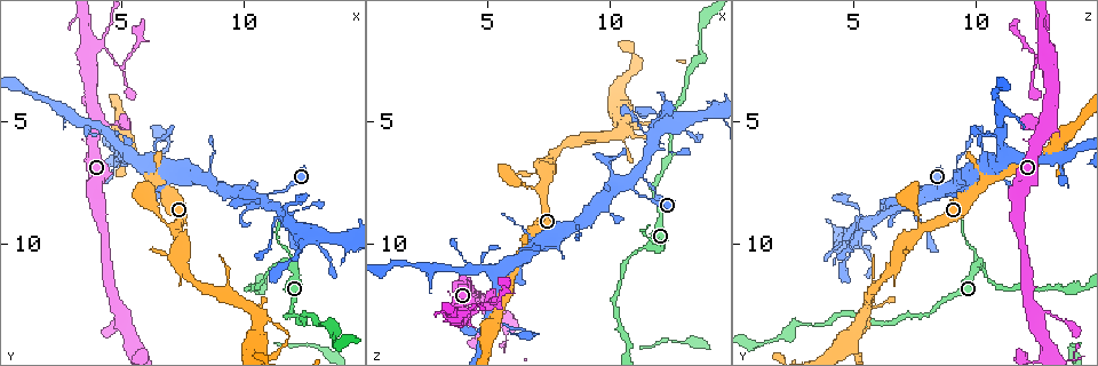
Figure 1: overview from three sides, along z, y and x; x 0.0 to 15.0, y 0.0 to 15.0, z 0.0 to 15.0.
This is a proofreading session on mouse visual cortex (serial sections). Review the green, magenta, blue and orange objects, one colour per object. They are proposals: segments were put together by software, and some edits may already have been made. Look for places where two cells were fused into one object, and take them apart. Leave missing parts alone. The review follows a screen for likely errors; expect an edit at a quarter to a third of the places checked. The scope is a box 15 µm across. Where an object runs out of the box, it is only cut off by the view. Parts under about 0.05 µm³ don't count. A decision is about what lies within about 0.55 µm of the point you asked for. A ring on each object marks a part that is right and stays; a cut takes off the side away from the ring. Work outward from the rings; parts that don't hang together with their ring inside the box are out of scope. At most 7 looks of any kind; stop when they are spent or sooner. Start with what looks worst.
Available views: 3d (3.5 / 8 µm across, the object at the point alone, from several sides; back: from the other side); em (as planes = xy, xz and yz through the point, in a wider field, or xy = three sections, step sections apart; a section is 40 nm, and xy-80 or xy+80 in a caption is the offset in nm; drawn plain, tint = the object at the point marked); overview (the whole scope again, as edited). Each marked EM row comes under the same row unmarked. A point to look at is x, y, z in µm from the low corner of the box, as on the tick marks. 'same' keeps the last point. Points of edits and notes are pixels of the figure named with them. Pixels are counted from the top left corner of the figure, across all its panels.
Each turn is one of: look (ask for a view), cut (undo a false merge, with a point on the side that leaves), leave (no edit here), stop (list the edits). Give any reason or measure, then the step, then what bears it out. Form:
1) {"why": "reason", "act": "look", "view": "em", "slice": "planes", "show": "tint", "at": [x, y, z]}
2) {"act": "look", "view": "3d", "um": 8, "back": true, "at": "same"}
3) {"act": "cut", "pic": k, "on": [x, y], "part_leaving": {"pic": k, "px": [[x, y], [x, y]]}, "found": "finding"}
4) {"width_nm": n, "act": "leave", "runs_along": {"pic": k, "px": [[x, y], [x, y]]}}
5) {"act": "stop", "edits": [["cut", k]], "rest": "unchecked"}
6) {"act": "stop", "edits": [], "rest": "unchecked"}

{"why": "thick turns thin", "act": "look", "view": "3d", "um": 3.5, "at": [5.1, 2.7, 12.4]}

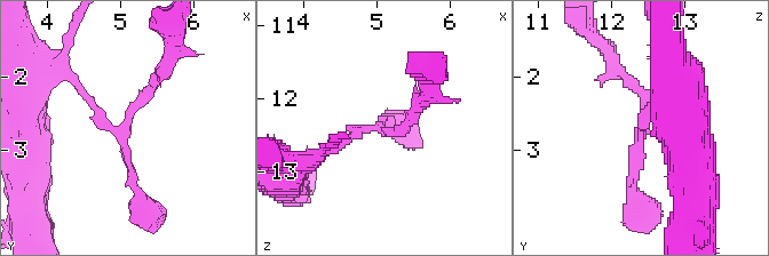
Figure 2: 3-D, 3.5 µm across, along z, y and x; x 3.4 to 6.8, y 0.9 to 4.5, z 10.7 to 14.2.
{"arms": 3, "arm_widths_nm": [150, 150, 150], "act": "look", "view": "em", "slice": "planes", "show": "tint", "at": [5.05, 2.70, 12.40]}

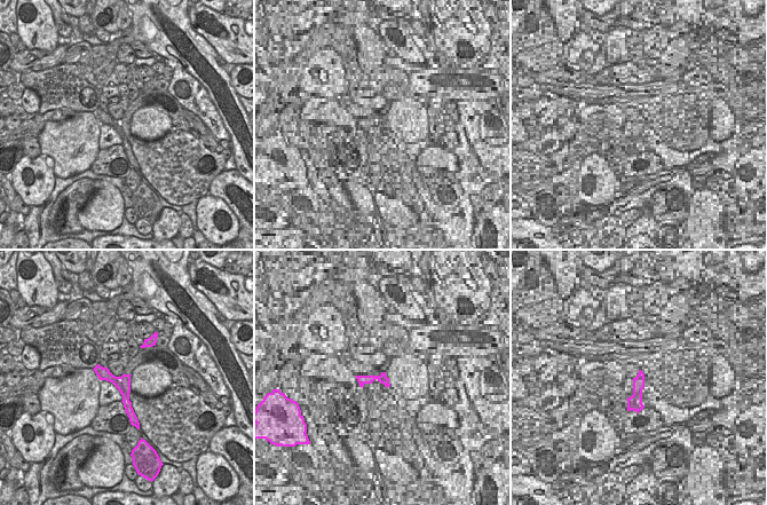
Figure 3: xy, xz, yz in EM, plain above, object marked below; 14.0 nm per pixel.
{"why": "another direction", "act": "look", "view": "em", "slice": "xy", "step": 2, "show": "tint", "at": "same"}

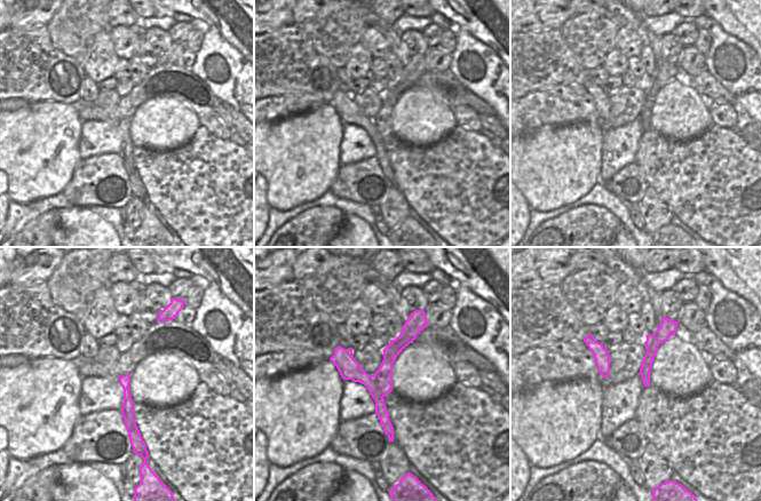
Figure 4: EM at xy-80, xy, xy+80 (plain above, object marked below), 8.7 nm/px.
{"act": "leave", "found": "continuous, no second cell"}

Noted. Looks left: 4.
{"why": "arms part here", "act": "look", "view": "3d", "um": 3.5, "at": [12.0, 10.9, 10.1]}

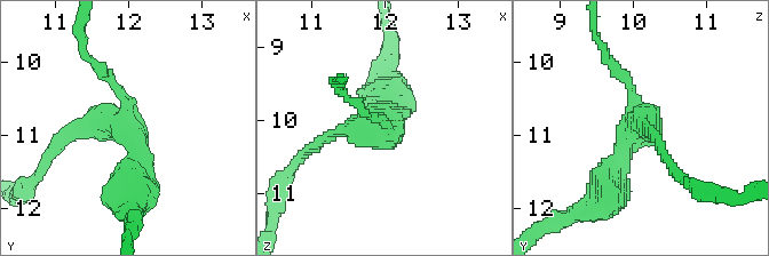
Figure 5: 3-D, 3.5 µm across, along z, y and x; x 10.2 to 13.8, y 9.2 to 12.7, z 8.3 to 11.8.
{"why": "now the EM", "act": "look", "view": "em", "slice": "xy", "step": 3, "show": "tint", "at": [11.90, 10.85, 10.05]}

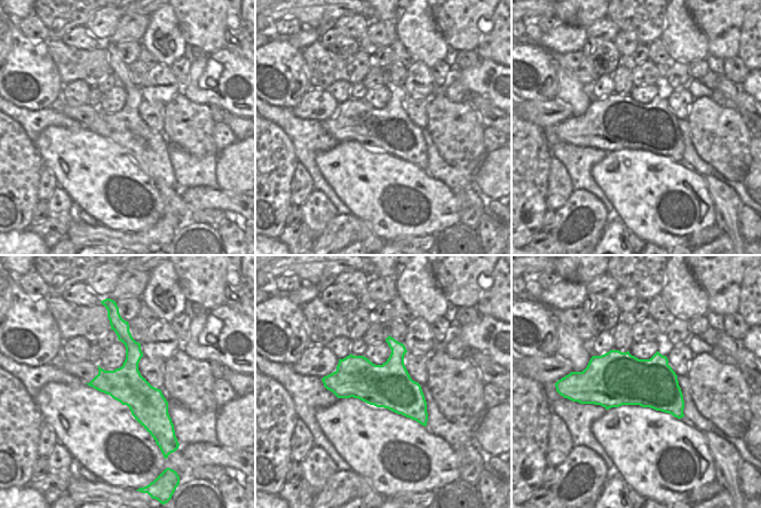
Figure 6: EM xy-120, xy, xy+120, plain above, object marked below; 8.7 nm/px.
{"act": "leave", "runs_along": {"pic": 6, "px": [[120, 325], [132, 388], [156, 434]]}, "found": "one cell here"}

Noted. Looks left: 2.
{"why": "arms part here", "act": "look", "view": "3d", "um": 3.5, "back": true, "at": [4.4, 5.4, 11.0]}

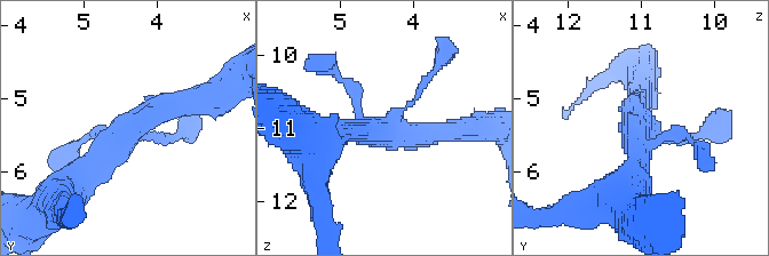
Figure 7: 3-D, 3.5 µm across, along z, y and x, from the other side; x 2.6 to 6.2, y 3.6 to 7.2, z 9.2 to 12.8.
{"act": "look", "view": "em", "slice": "xy", "step": 2, "show": "tint", "at": [4.45, 5.50, 11.05]}

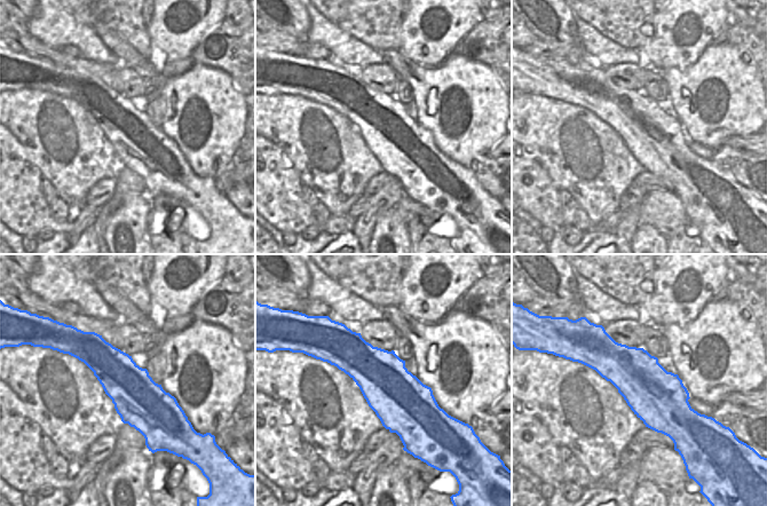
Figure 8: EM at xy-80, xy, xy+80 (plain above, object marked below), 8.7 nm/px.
{"act": "leave", "runs_along": {"pic": 7, "px": [[65, 191], [142, 117], [191, 103]]}, "found": "continuous, no second cell"}

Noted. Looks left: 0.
{"act": "stop", "edits": [], "rest": "unchecked"}

